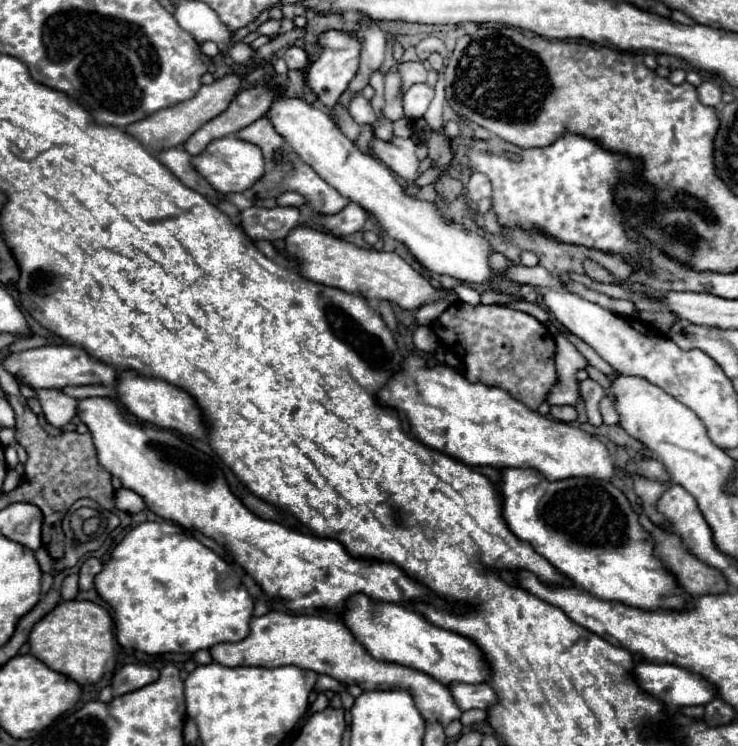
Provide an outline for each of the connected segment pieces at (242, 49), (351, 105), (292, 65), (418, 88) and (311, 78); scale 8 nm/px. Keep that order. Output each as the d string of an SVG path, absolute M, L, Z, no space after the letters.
M234 44L234 46L230 46L230 56L232 56L232 60L234 62L238 62L238 64L248 64L250 62L250 58L252 58L252 54L254 54L254 50L248 46L248 44Z
M356 92L356 96L352 96L352 100L348 102L348 112L354 118L354 122L358 122L358 124L374 122L374 110L372 110L370 102L360 92Z
M292 46L292 48L288 48L284 52L284 60L286 60L286 64L288 64L290 70L302 70L308 64L308 54L304 52L304 48Z
M414 84L406 96L404 96L404 114L406 118L422 118L426 108L430 106L434 98L434 88L428 86L428 84Z
M330 30L330 32L324 32L318 38L318 44L320 44L320 56L318 56L316 62L312 62L312 66L308 70L306 86L318 96L318 100L324 106L328 106L332 110L336 106L338 98L342 96L344 88L348 88L348 84L354 80L357 74L360 58L360 42L358 42L358 38L352 38L346 32Z

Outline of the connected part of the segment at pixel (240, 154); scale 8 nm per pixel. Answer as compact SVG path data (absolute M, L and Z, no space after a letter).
M226 136L208 144L208 148L200 156L194 156L192 166L196 168L196 172L200 172L202 178L206 178L206 182L214 190L218 190L220 194L230 194L230 192L244 192L256 180L260 180L260 176L264 174L264 156L258 146L238 140L234 136Z

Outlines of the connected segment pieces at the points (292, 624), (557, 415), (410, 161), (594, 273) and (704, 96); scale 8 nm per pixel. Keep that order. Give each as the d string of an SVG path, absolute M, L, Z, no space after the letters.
M270 610L260 618L250 620L250 636L236 644L216 644L210 648L214 662L236 666L298 666L318 674L328 674L344 684L358 684L362 690L408 690L420 710L422 718L436 720L448 726L452 720L460 720L462 710L456 708L452 692L432 676L394 662L382 662L372 658L366 648L354 638L350 628L338 618L326 618L320 614L294 616L278 610Z
M552 406L550 414L558 422L574 422L576 420L576 410L574 406Z
M374 138L374 156L380 158L390 170L394 170L402 180L412 184L418 178L418 158L412 138L392 138L388 142Z
M586 262L586 274L596 280L596 282L608 282L608 284L616 284L616 280L610 276L610 272L606 272L604 268L600 268L594 262Z
M702 82L698 86L698 98L700 98L700 102L704 106L712 106L712 108L718 106L720 104L720 96L722 96L722 90L712 82Z

